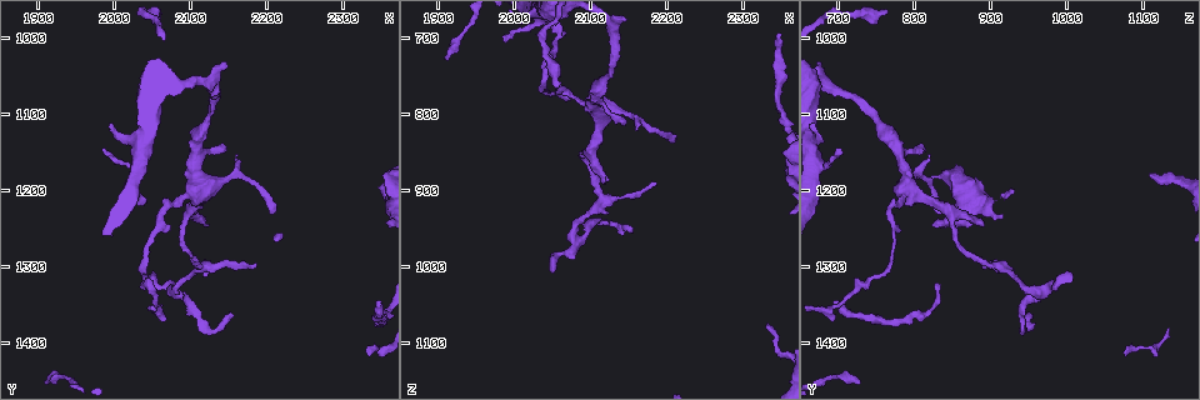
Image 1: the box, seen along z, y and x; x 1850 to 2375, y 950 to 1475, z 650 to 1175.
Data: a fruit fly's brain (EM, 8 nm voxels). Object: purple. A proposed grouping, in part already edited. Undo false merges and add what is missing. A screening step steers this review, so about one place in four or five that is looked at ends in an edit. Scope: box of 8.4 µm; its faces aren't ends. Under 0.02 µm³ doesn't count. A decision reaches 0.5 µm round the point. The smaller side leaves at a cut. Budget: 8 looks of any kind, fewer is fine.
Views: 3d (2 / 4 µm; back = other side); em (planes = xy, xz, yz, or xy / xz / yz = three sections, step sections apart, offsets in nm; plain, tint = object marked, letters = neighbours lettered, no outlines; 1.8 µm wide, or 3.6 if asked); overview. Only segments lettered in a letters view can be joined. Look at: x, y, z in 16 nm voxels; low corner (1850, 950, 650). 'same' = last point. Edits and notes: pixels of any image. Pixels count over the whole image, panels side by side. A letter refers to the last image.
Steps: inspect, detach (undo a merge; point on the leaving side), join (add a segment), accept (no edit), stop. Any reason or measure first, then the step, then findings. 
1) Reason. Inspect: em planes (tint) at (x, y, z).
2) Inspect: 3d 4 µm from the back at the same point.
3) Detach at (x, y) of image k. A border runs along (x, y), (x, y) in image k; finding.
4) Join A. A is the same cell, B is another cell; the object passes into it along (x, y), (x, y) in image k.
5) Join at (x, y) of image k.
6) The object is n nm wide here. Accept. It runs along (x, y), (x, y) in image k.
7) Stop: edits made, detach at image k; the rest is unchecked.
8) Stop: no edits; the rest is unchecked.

Calibre changes. Inspect: 3d 4 µm from the back at (2105, 1215, 835).

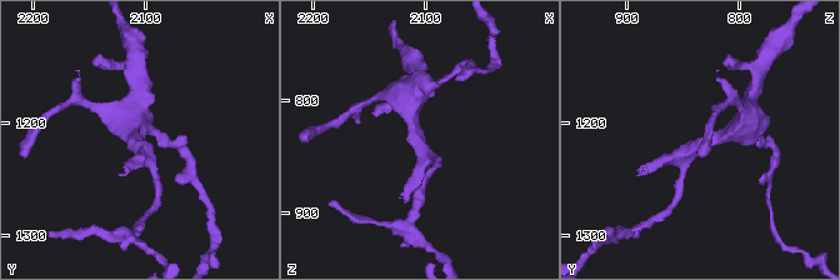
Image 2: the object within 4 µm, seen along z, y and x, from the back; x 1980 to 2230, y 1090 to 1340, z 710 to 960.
Inspect: em xy step 16 (letters) at (2108, 1220, 834).

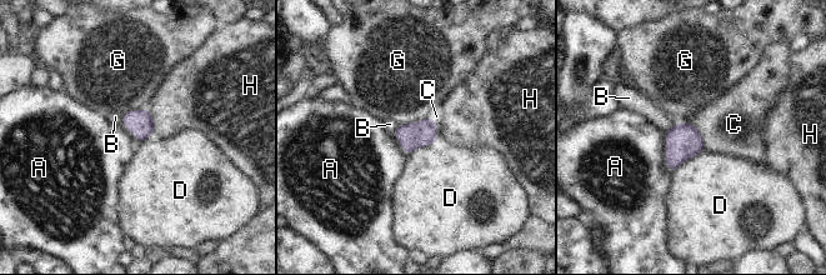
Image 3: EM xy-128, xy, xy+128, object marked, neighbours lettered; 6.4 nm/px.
The object is 170 nm wide here. Accept. A, B, C, D, G and H are other cells; all the same cell.

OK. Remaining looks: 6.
Inspect: em 3.6 µm xy step 8 (letters) at (2050, 1310, 1010).

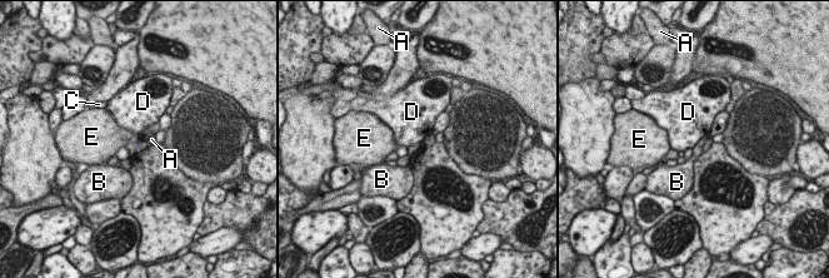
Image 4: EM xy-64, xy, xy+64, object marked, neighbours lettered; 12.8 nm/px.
Inspect: em 3.6 µm planes (letters) at the same point.

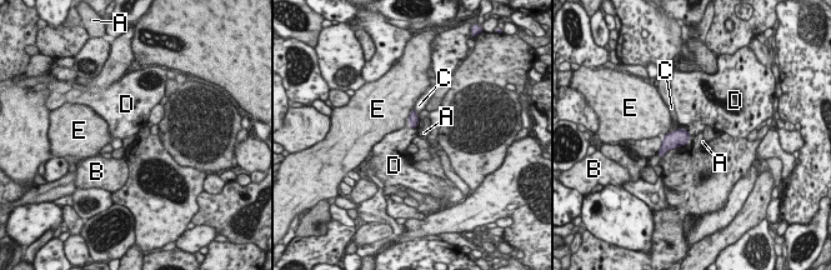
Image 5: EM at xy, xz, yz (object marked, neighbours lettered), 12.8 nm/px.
The object is 130 nm wide here. Accept. A, B, C, D and E are other cells; a border runs along (684, 128), (691, 136) in image 5; no lettered segment goes on from it.

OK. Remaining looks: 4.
Tapers out. Inspect: em xz step 16 (letters) at (1990, 1155, 710).

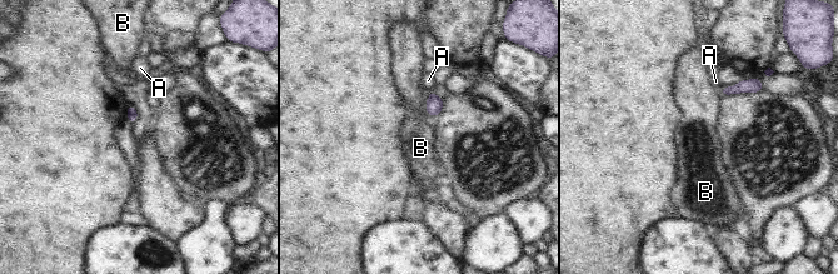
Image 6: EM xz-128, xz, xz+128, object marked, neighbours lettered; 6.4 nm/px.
Cut it another way. Inspect: em planes (letters) at the same point.

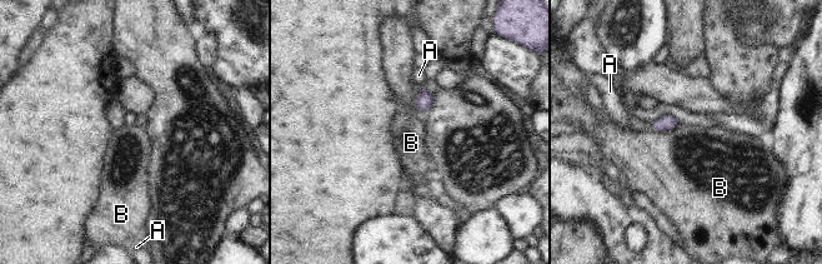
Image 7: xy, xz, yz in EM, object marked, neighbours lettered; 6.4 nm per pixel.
Accept. A and B are other cells; a border runs along (677, 124), (672, 129), (652, 129) in image 7; none of them fits.

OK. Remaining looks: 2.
Stop: no edits; the rest is unchecked.

